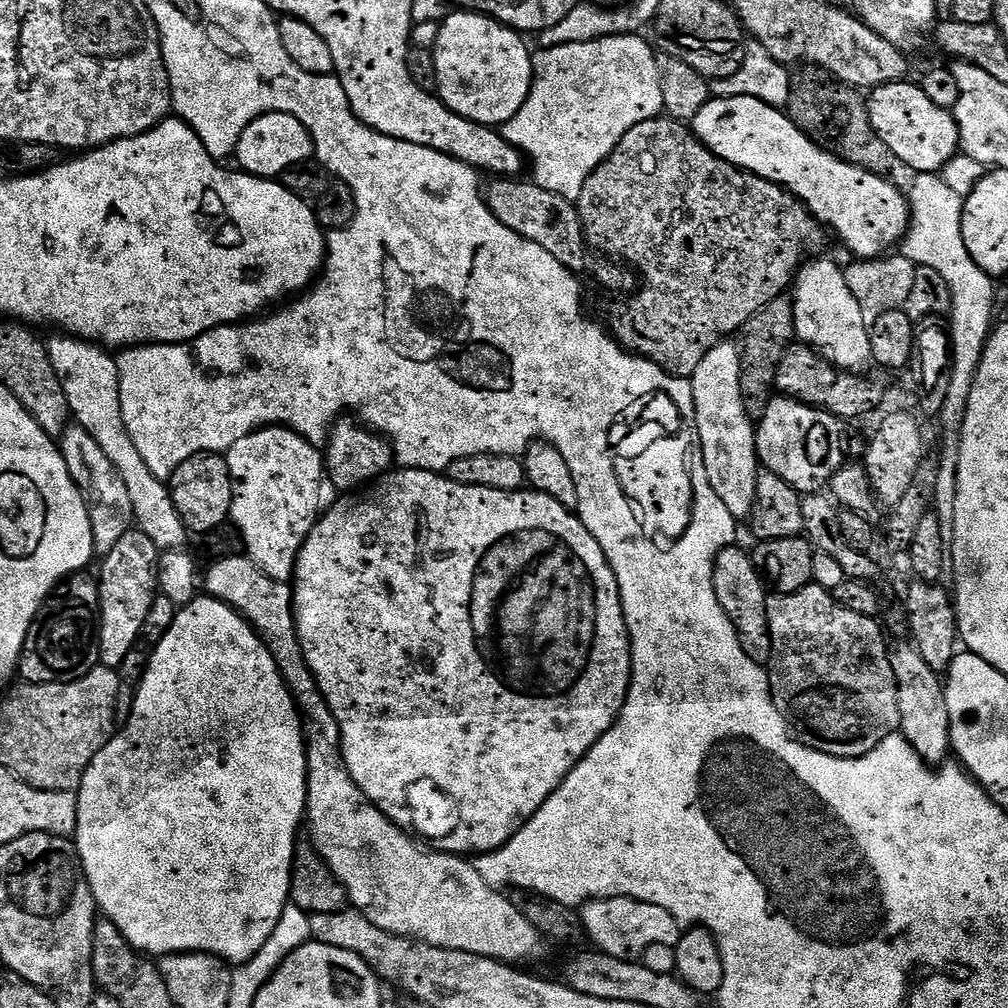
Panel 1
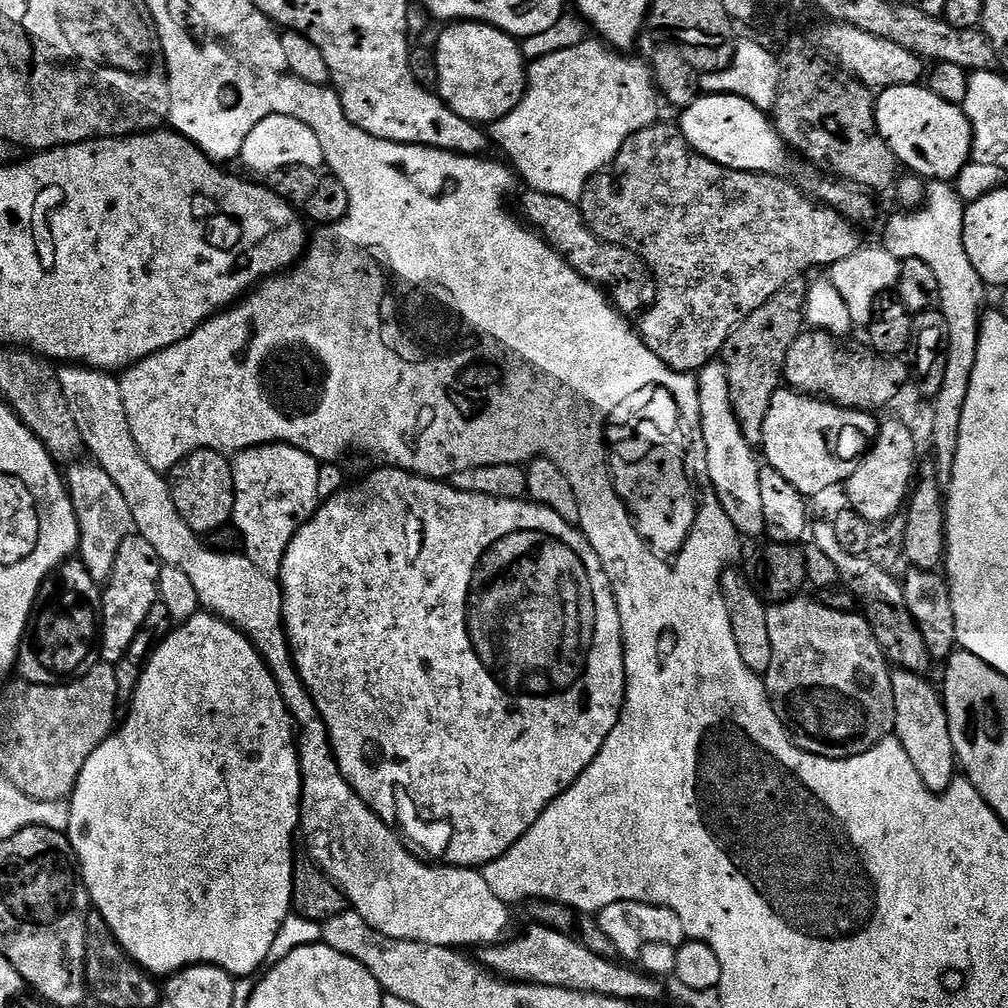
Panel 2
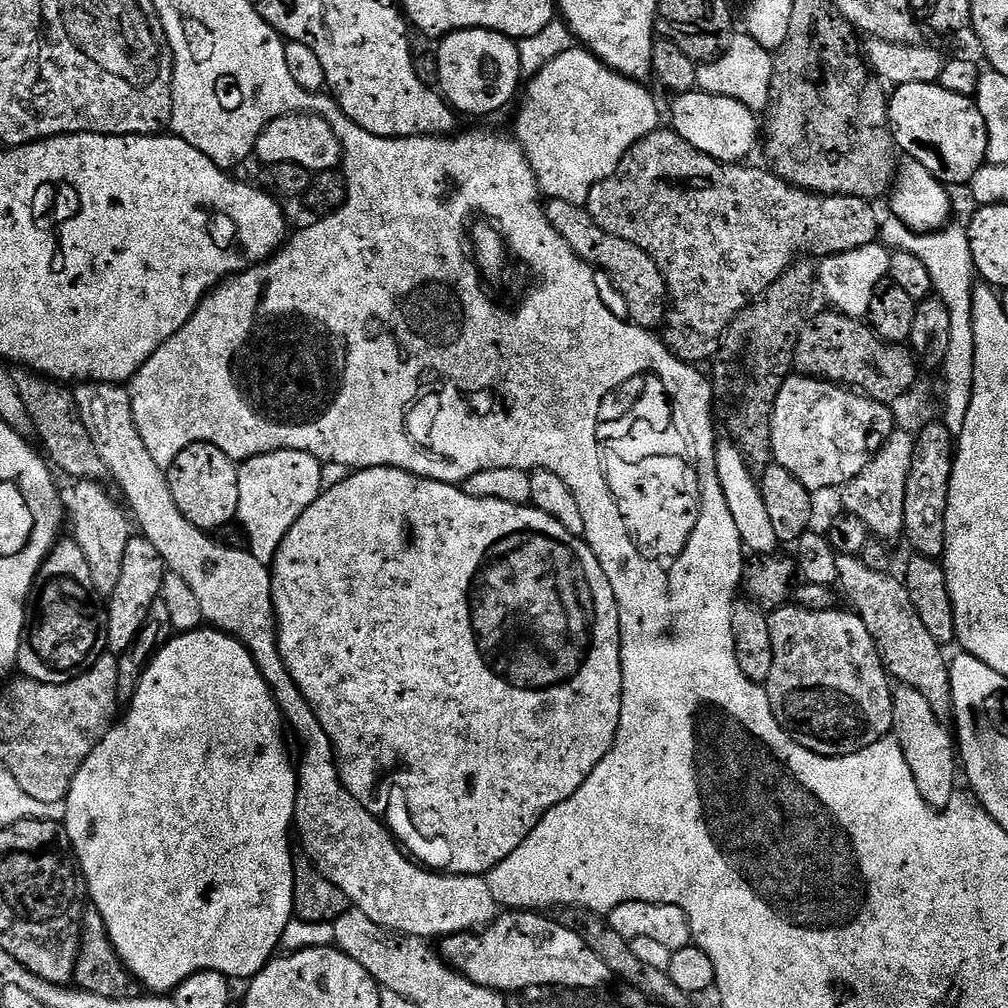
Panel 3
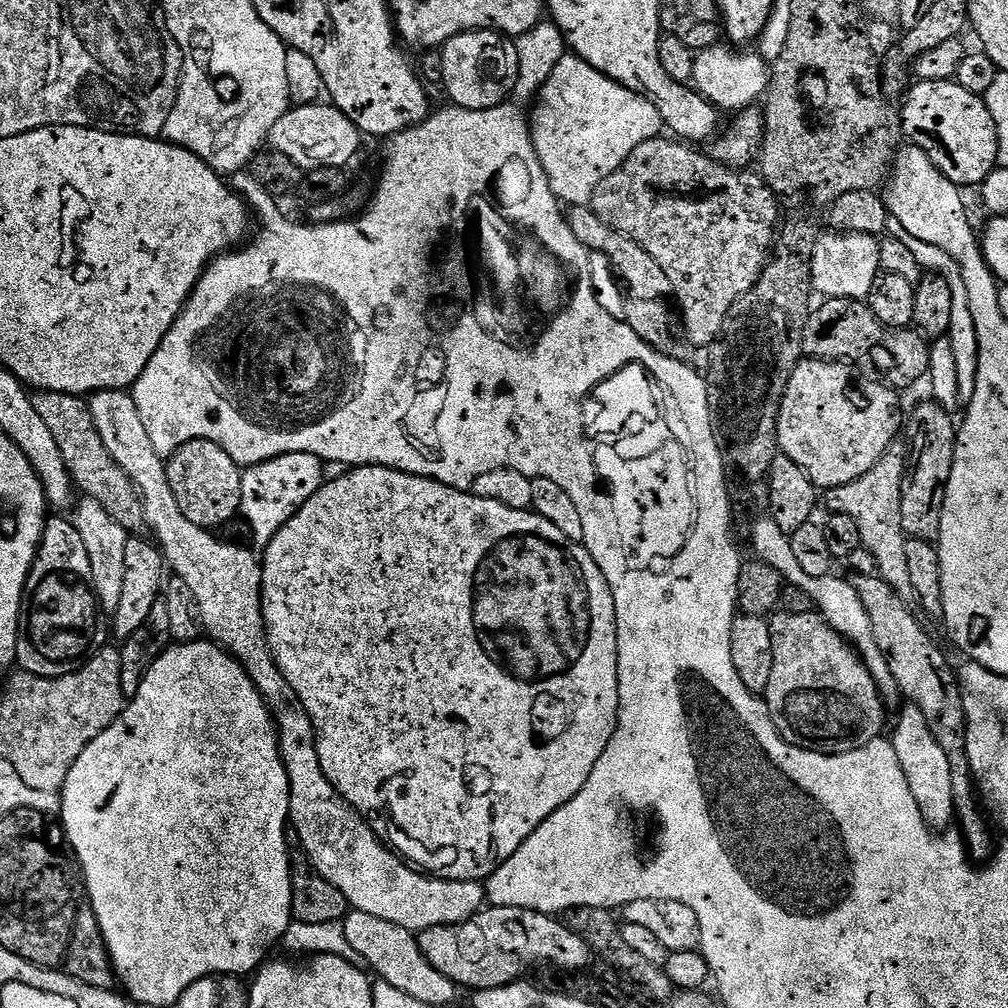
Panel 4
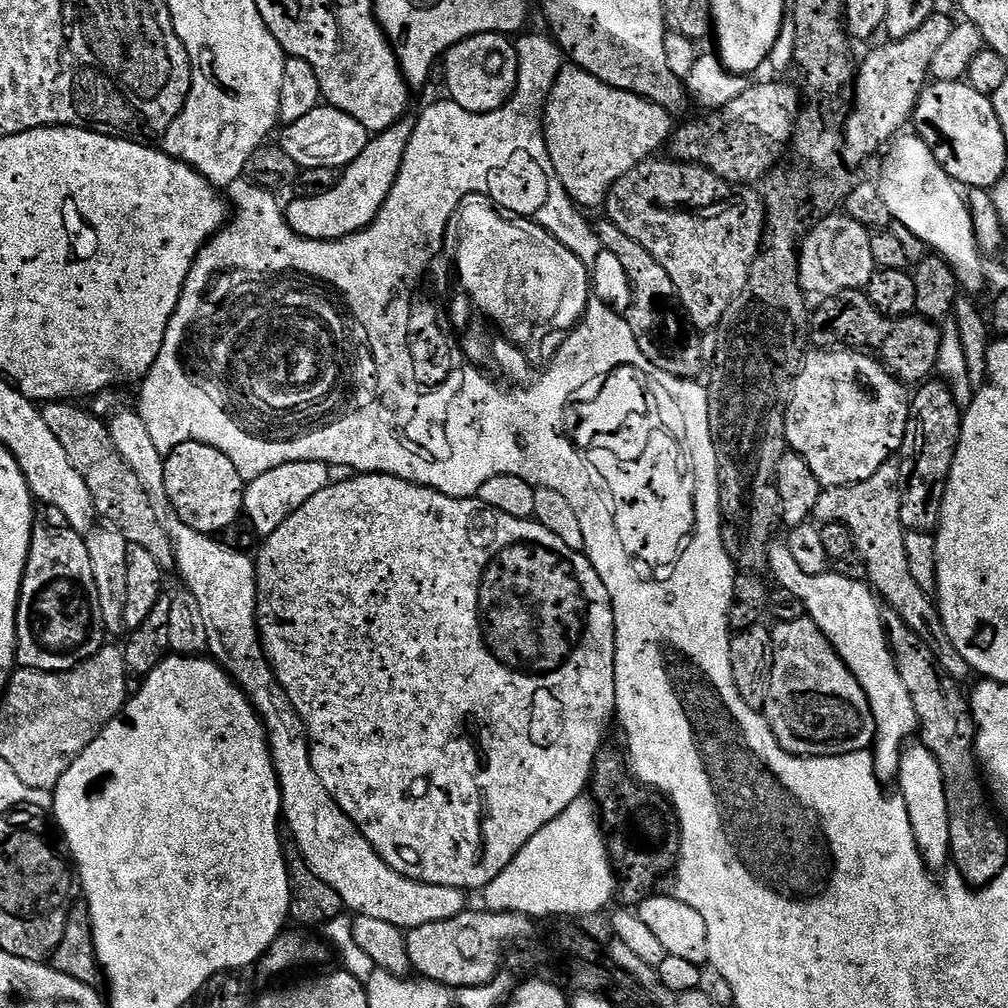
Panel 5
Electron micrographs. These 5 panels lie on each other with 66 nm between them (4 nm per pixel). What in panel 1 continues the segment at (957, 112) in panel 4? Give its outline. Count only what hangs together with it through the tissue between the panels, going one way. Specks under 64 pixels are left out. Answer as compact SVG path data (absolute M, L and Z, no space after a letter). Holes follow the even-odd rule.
M908 83L884 84L871 89L866 100L868 117L878 138L890 146L901 165L913 168L911 171L916 174L939 173L960 152L960 131L956 117L949 109L934 106L919 83Z

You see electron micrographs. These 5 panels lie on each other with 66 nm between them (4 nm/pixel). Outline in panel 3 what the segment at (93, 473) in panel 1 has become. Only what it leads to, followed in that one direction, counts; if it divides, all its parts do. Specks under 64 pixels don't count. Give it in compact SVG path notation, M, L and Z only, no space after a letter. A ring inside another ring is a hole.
M77 480L71 485L72 493L66 496L66 516L72 519L71 535L76 540L78 546L82 548L82 553L86 557L86 563L90 565L90 578L94 578L94 593L97 597L107 598L114 594L118 587L118 578L122 574L122 558L126 554L126 542L134 534L133 525L130 523L130 516L119 503L112 501L112 496L103 487L99 480Z

